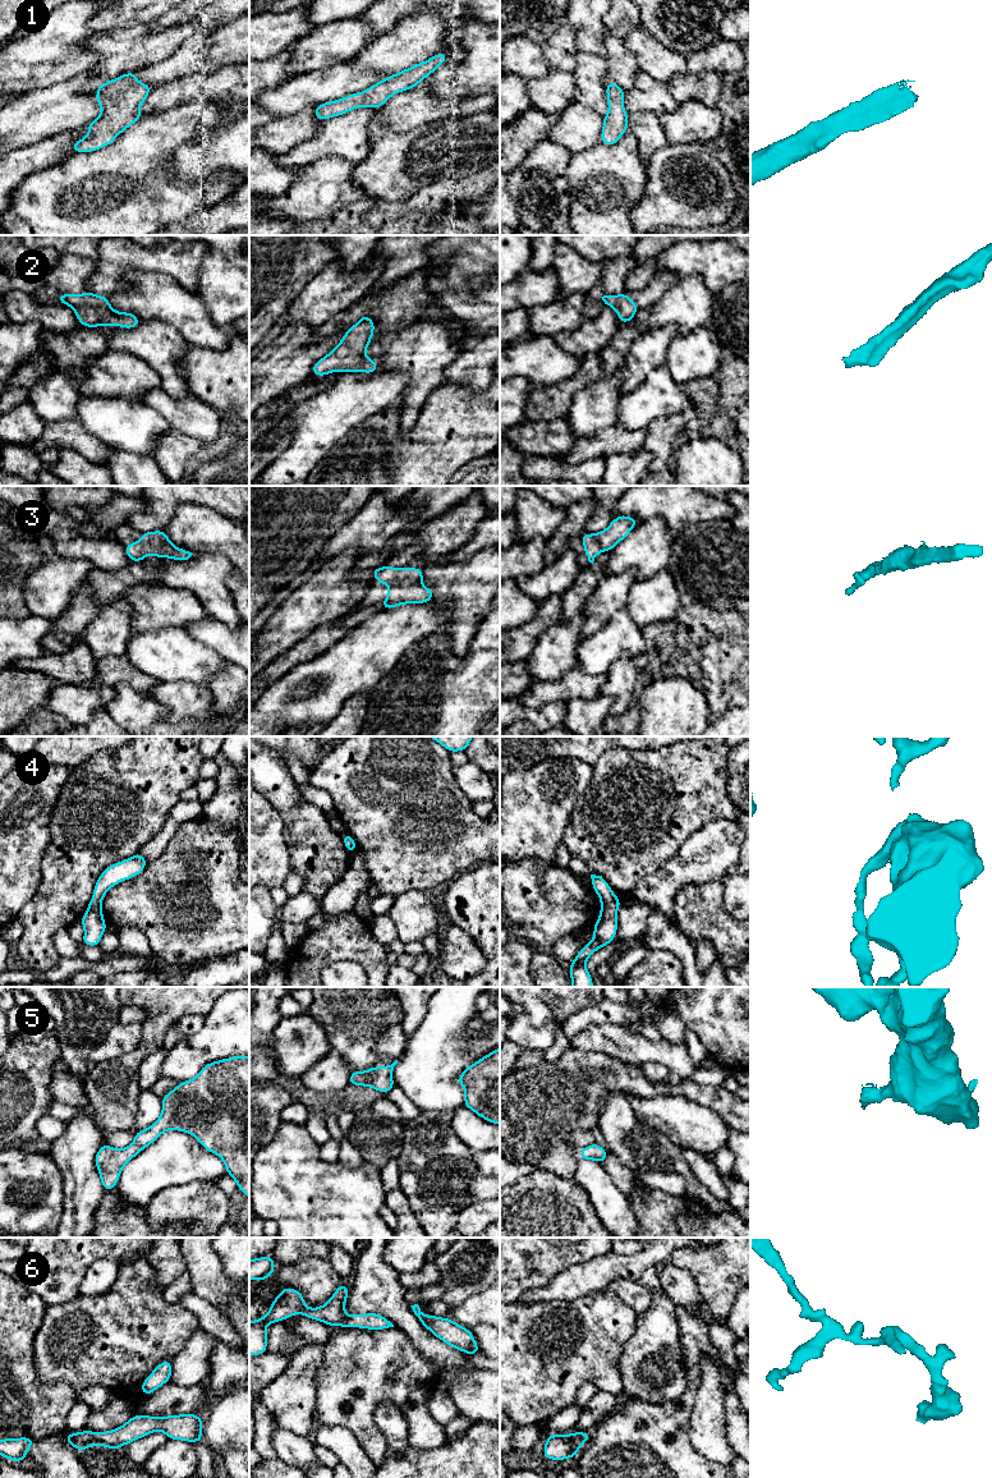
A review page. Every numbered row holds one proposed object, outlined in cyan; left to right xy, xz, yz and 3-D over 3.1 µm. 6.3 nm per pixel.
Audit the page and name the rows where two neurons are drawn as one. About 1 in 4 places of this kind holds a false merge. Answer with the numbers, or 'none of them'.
none of them

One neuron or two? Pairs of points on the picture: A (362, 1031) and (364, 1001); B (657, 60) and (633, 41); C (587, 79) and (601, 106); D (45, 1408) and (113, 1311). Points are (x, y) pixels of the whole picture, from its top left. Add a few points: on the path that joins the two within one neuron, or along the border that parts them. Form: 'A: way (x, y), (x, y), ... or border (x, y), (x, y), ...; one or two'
A: way (362, 1023), (362, 1009); one
B: way (651, 54), (639, 42); one
C: way (589, 86), (589, 91), (597, 100); one
D: border (36, 1369), (44, 1382), (65, 1382), (77, 1396); two

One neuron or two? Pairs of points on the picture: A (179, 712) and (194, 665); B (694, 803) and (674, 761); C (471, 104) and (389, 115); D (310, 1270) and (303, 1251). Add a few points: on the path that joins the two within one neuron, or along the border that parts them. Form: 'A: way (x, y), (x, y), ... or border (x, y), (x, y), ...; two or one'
A: border (159, 682), (192, 682), (206, 687); two
B: way (685, 793), (676, 783), (674, 771); one
C: way (450, 108), (409, 109); one
D: border (329, 1258), (303, 1258), (293, 1265), (276, 1266); two

